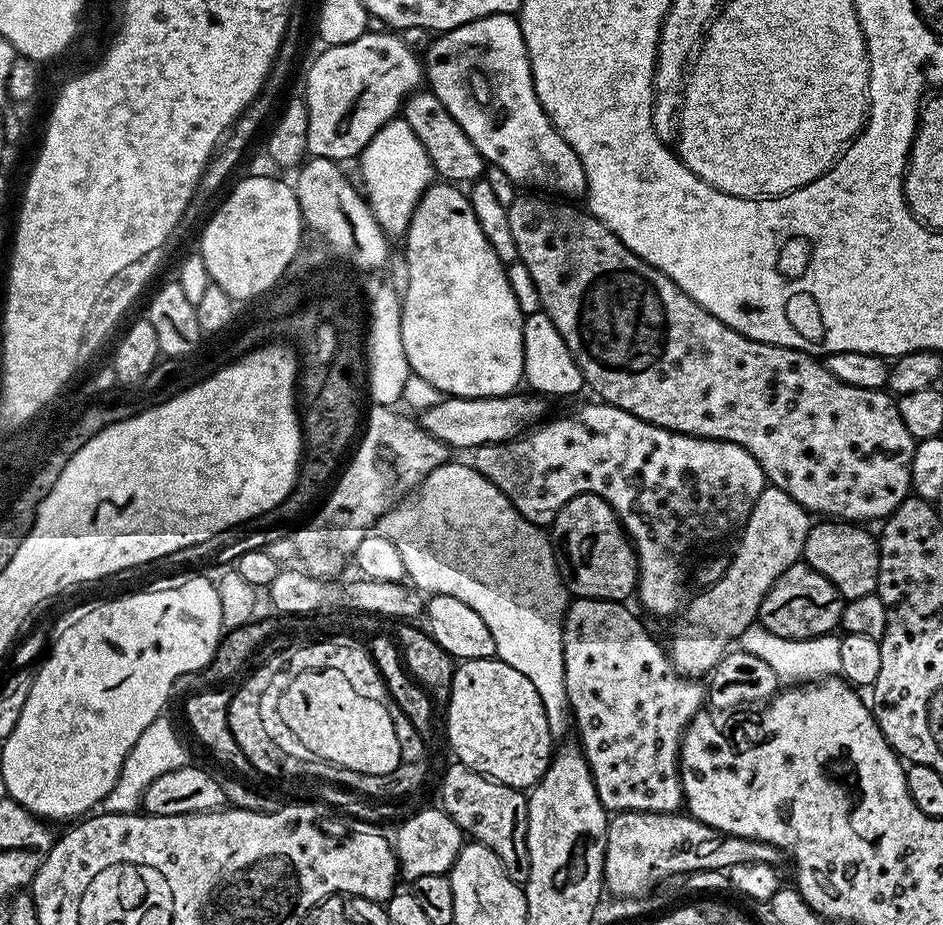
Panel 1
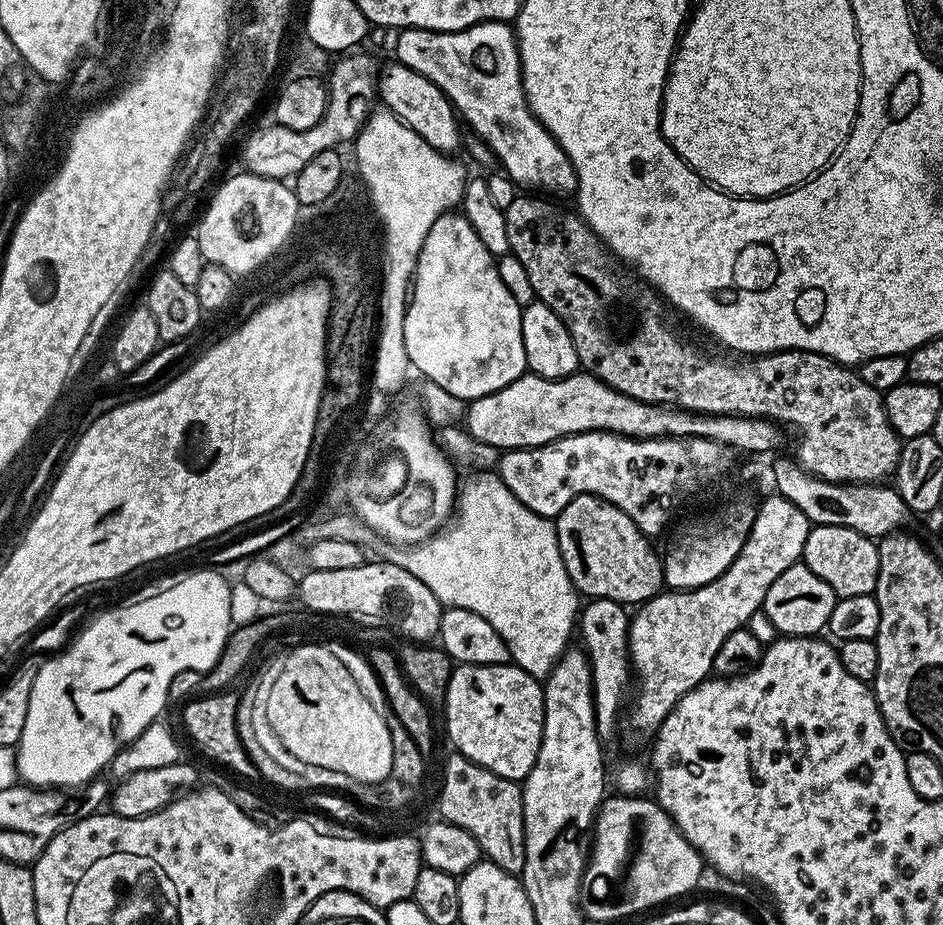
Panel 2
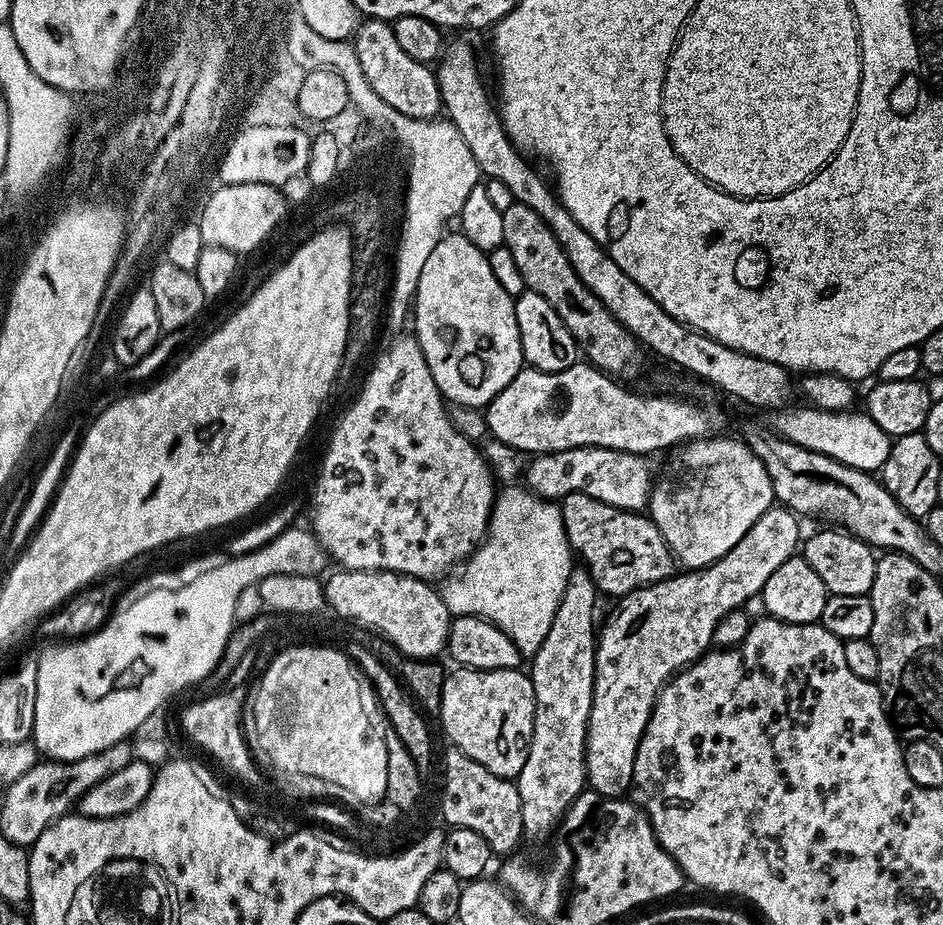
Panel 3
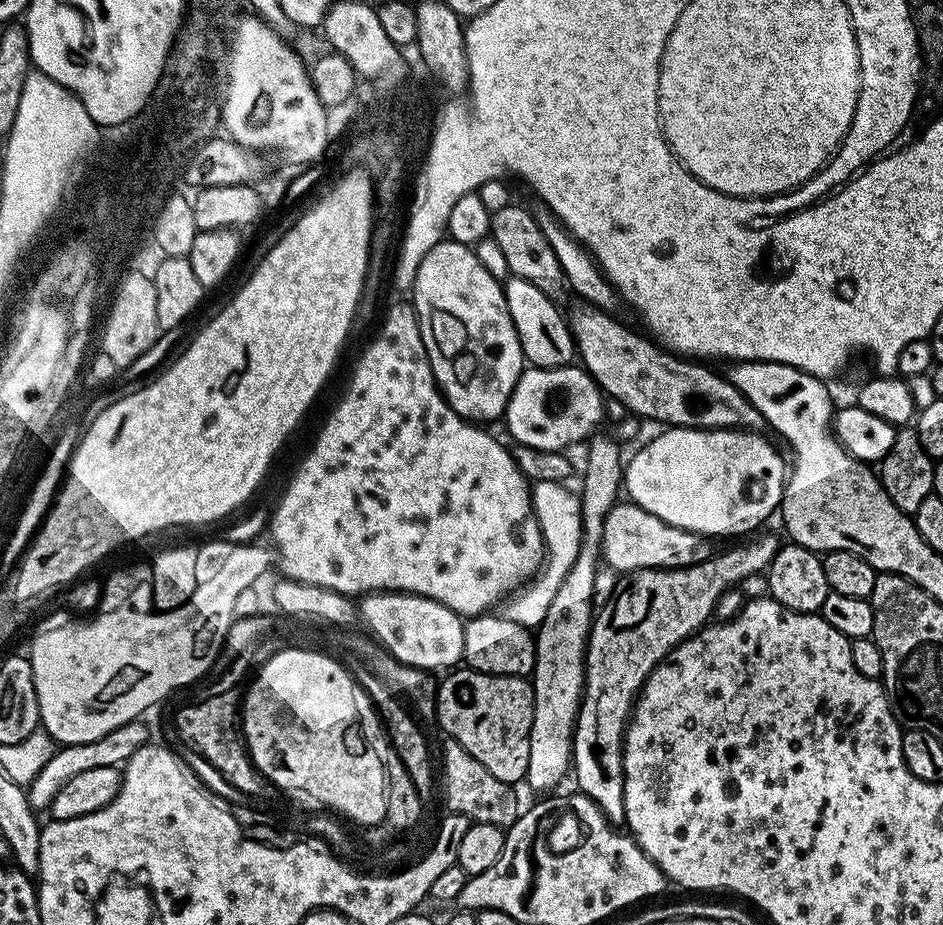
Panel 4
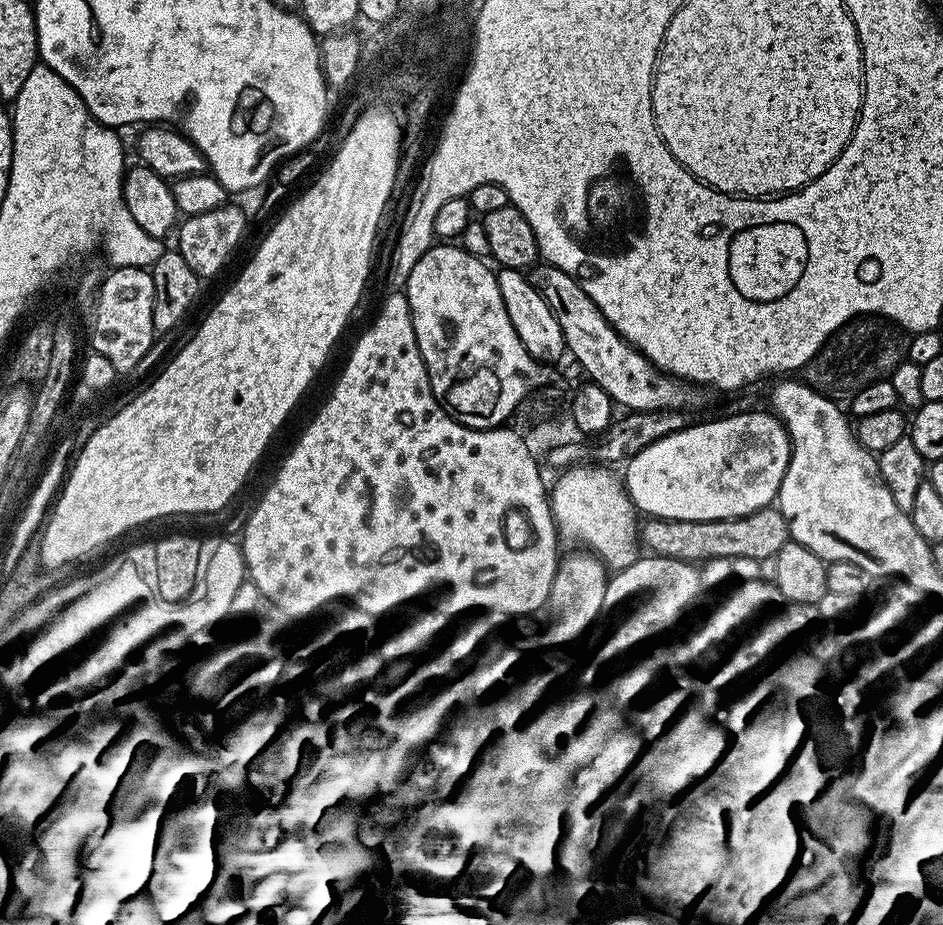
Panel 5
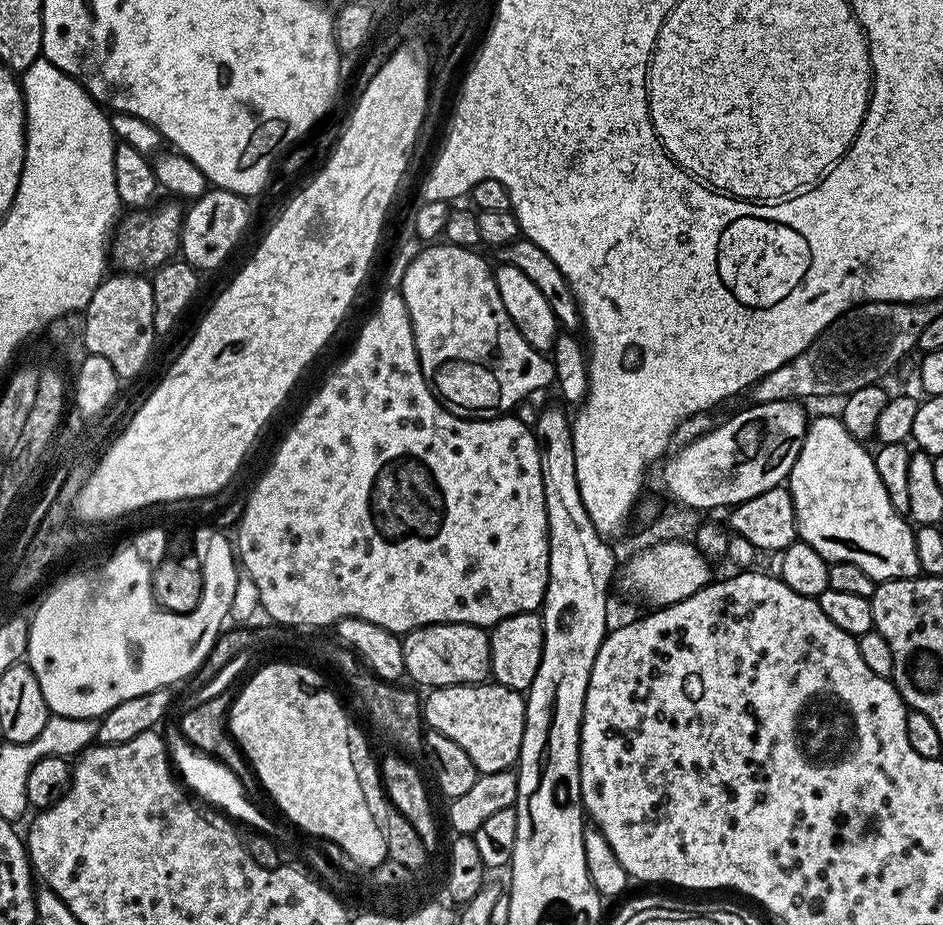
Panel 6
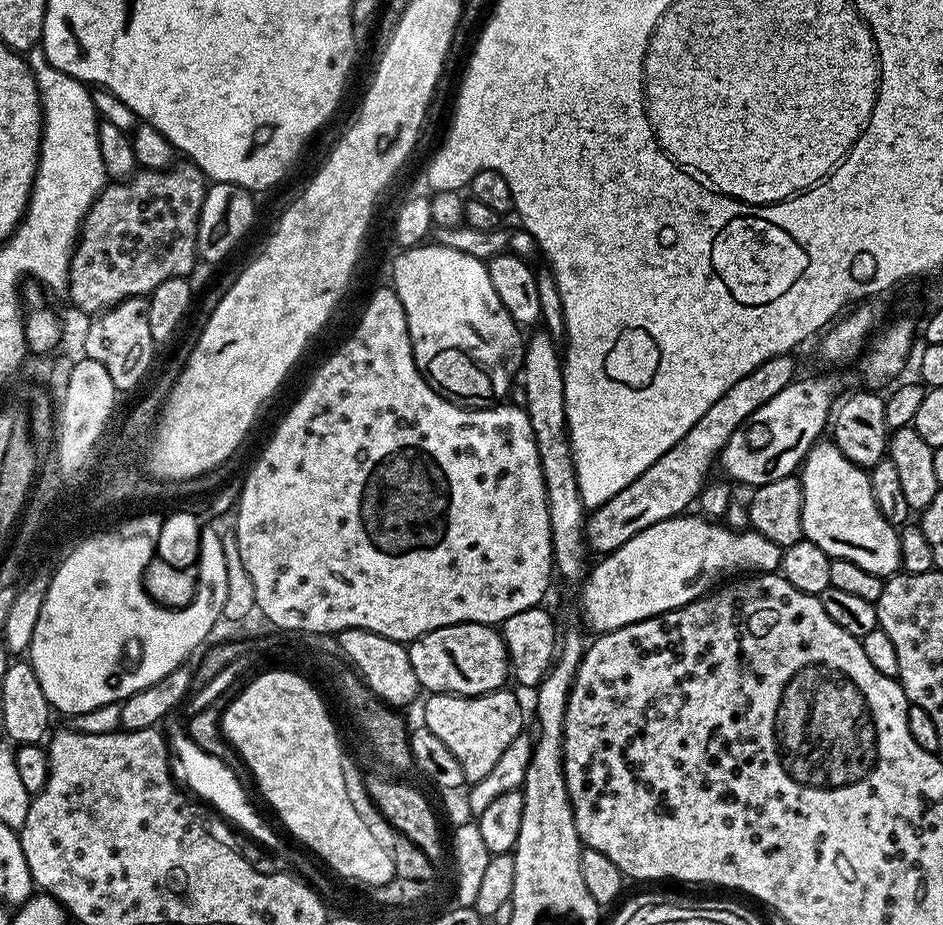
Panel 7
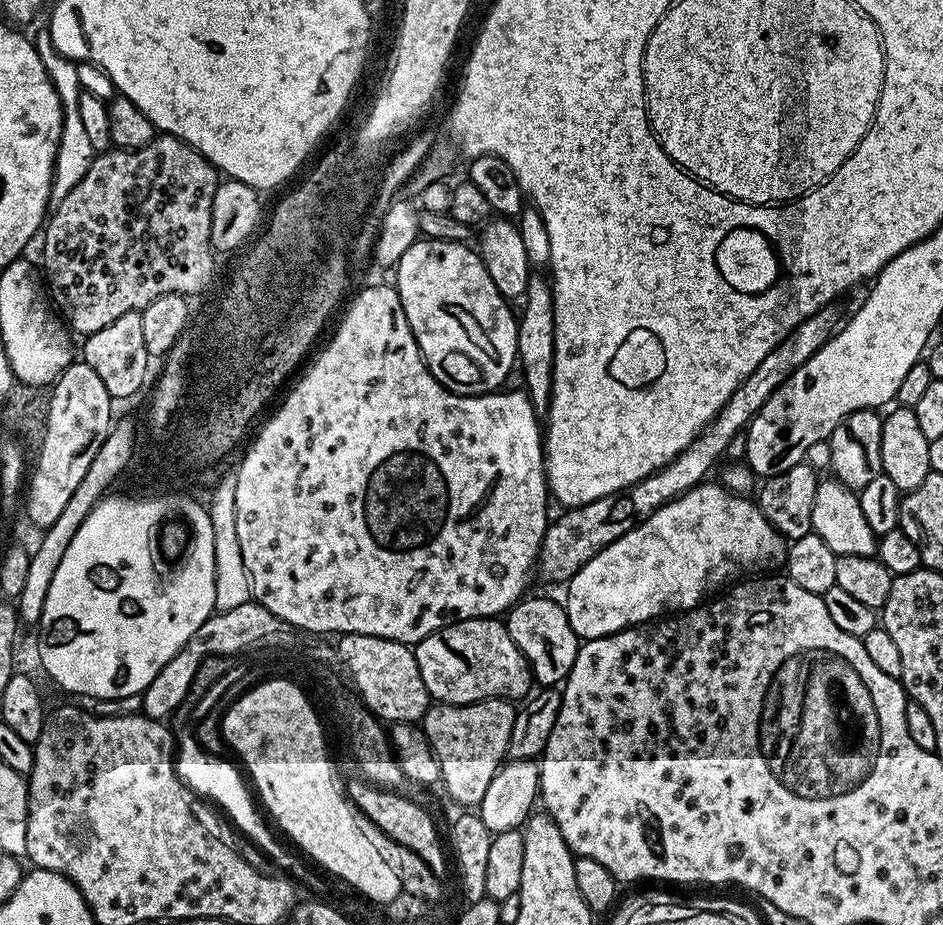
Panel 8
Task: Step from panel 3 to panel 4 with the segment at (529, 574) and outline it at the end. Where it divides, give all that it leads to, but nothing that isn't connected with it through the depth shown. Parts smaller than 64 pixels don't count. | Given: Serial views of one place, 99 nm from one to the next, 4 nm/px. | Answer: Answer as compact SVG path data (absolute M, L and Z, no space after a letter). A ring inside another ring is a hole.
M538 482L531 485L532 511L544 535L545 558L539 573L532 577L523 588L517 588L502 604L502 615L510 622L518 622L518 626L529 630L540 627L542 618L546 618L546 610L550 610L550 602L554 594L558 594L558 586L562 586L562 578L570 574L570 566L574 566L574 558L578 558L580 534L584 531L584 522L580 519L580 500L564 484L554 482Z

